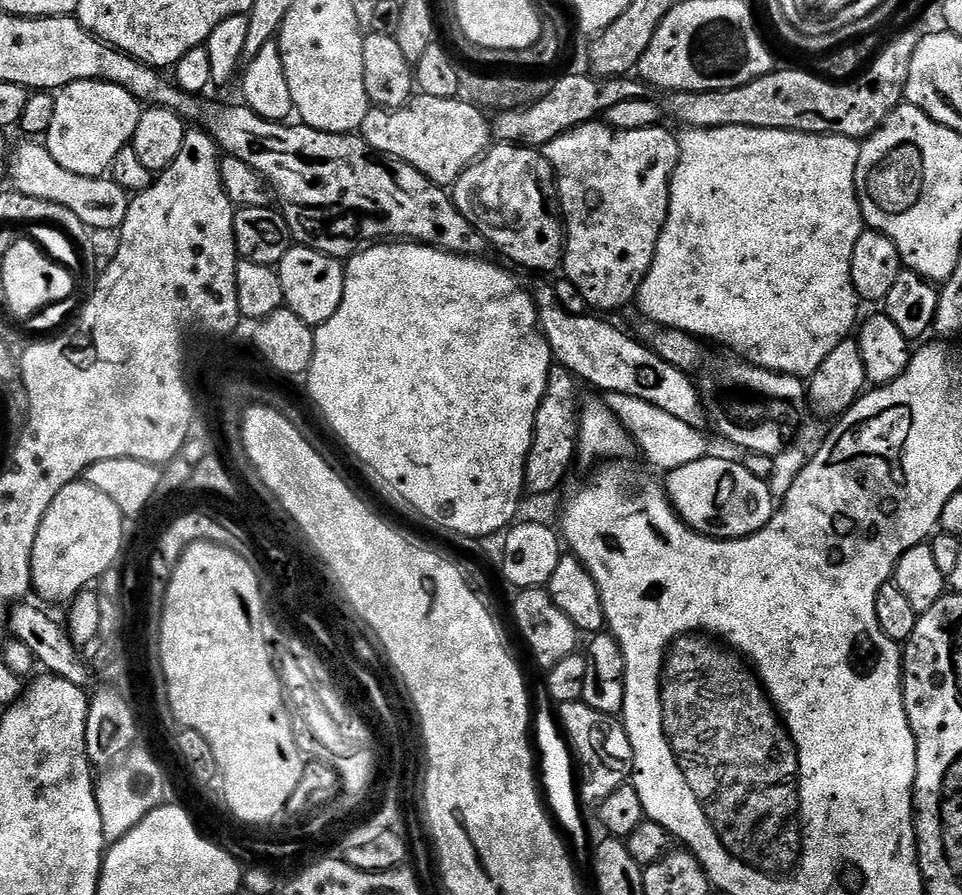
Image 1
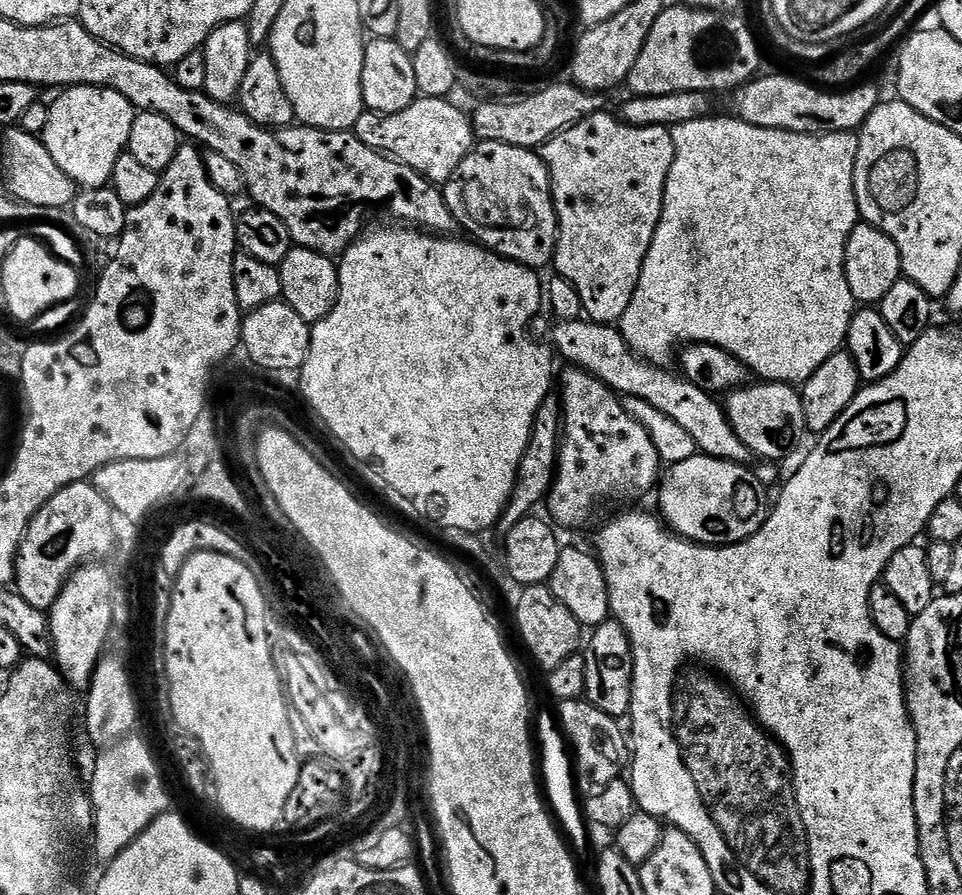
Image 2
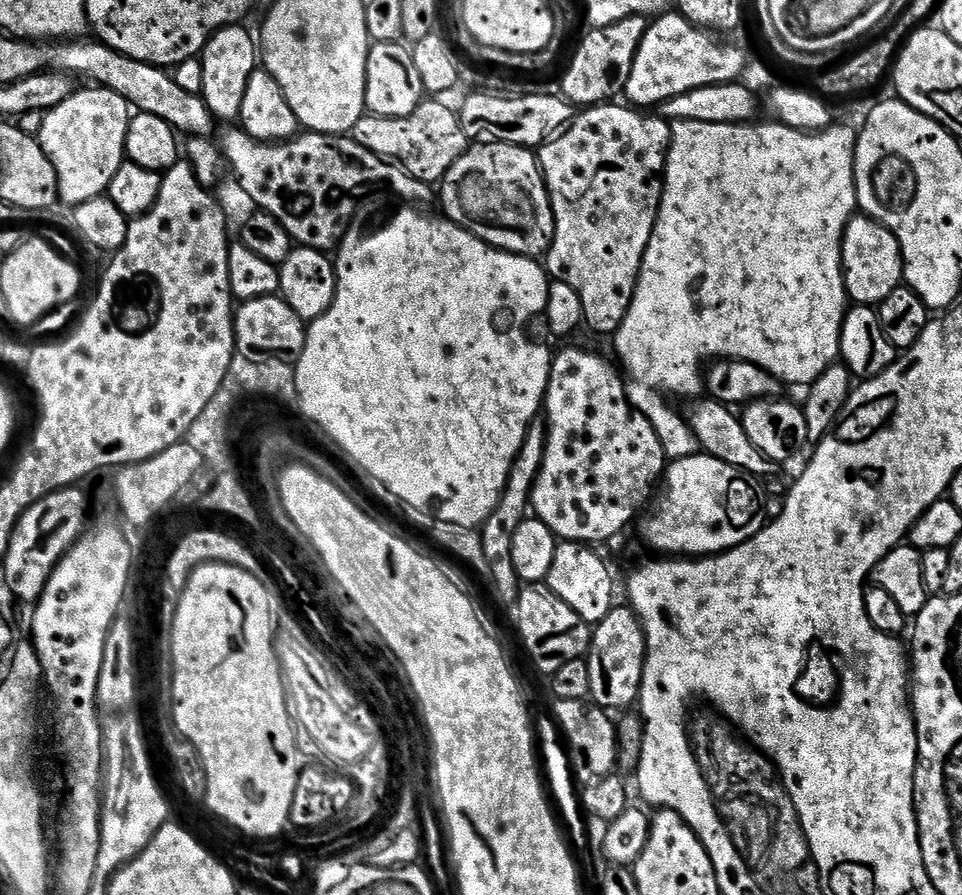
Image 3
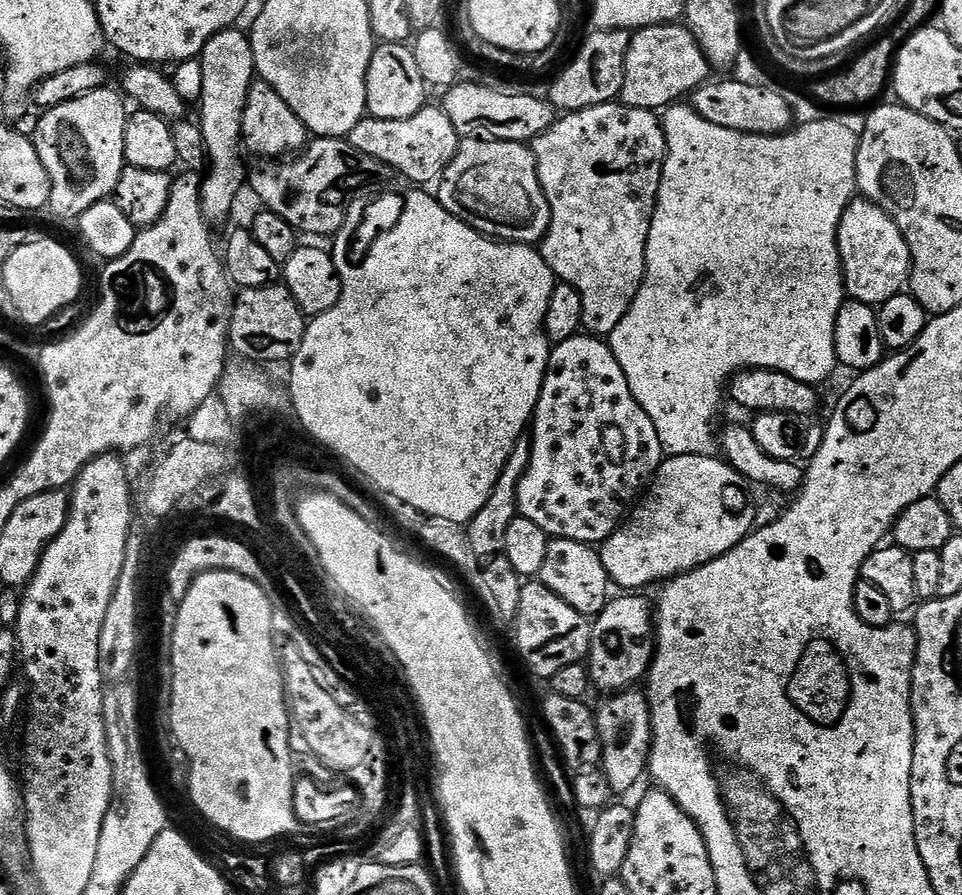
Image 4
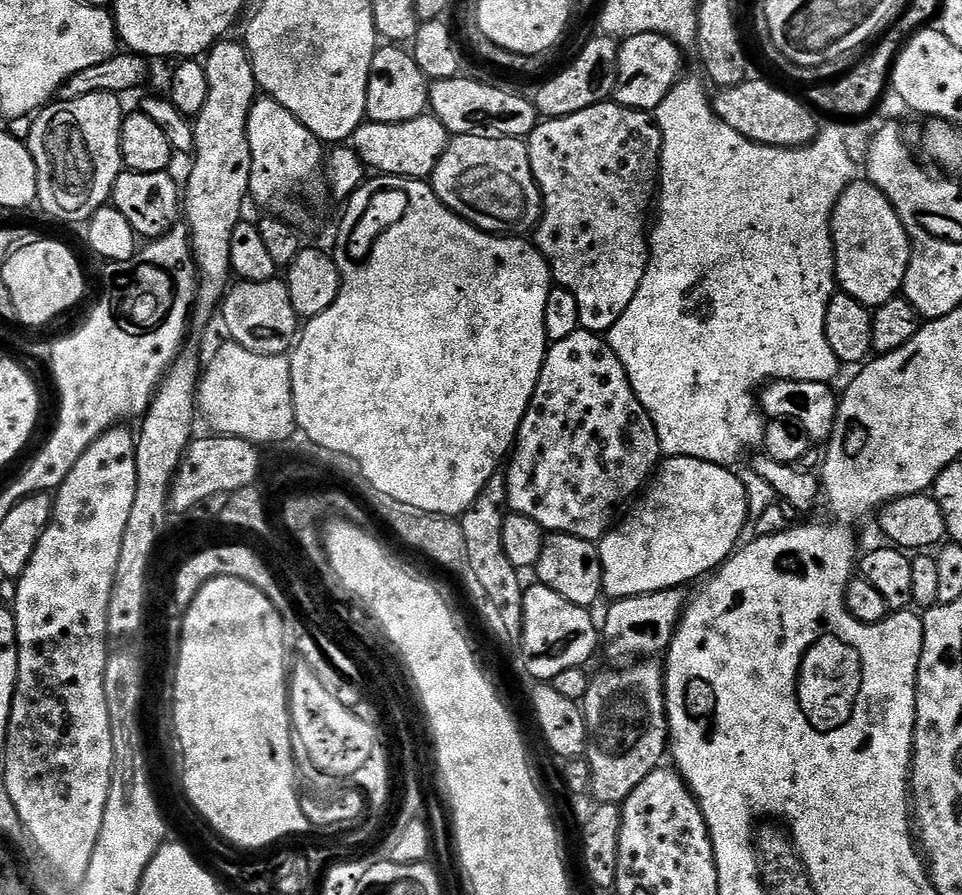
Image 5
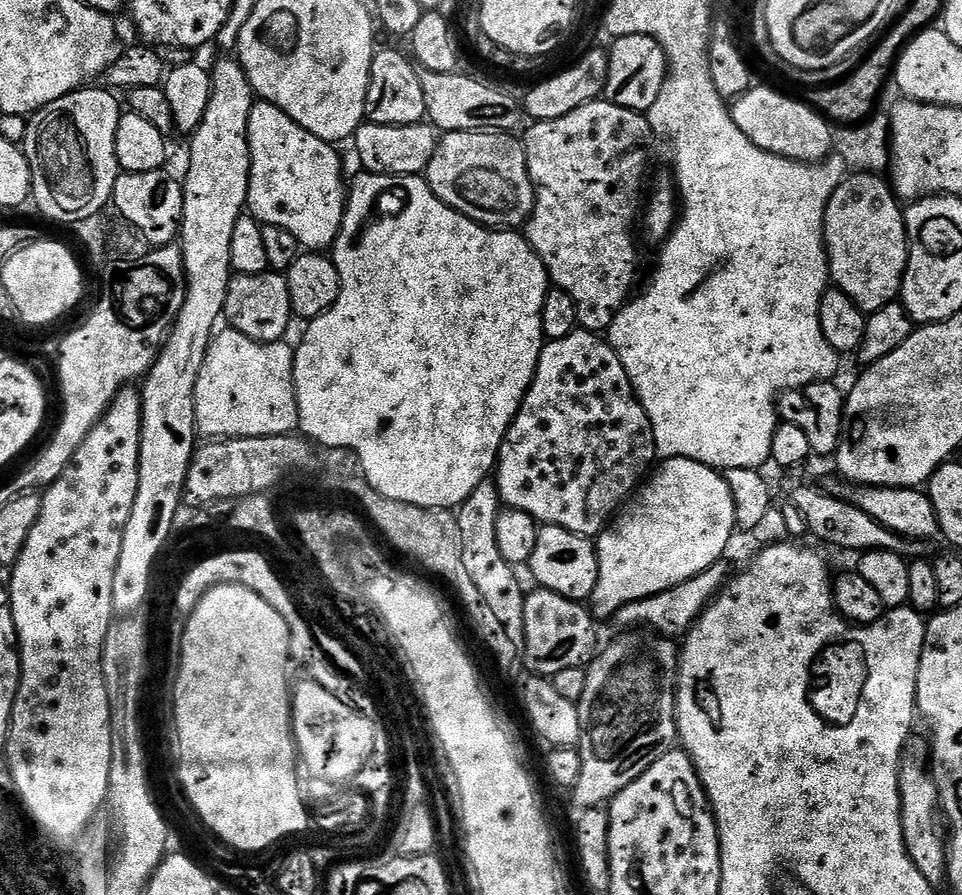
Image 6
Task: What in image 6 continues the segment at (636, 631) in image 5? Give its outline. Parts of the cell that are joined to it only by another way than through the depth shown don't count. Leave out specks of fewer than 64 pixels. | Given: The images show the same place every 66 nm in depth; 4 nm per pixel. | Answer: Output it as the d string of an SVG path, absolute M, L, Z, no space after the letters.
M723 563L715 564L714 567L708 568L702 574L698 574L662 594L654 594L650 598L642 598L638 602L630 602L626 606L622 606L614 617L617 629L636 630L641 628L669 638L683 637L695 624L700 613L712 603L714 597L724 587L726 583L724 567Z

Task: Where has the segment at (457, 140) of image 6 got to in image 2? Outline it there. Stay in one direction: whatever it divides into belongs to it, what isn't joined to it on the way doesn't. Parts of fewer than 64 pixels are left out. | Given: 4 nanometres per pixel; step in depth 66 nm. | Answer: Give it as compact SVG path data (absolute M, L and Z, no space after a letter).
M486 140L477 143L468 156L458 166L458 170L454 170L454 174L448 180L447 184L443 185L442 191L446 198L446 206L450 210L450 214L456 219L457 225L461 229L465 228L467 235L473 241L479 242L483 247L487 248L490 252L497 252L499 256L504 256L507 260L513 260L519 264L524 264L526 267L533 270L541 270L553 263L556 258L556 239L560 233L560 223L556 217L556 207L554 206L554 198L552 197L552 179L548 177L548 167L544 165L543 160L533 149L519 148L518 146L510 146L503 144L497 140Z

